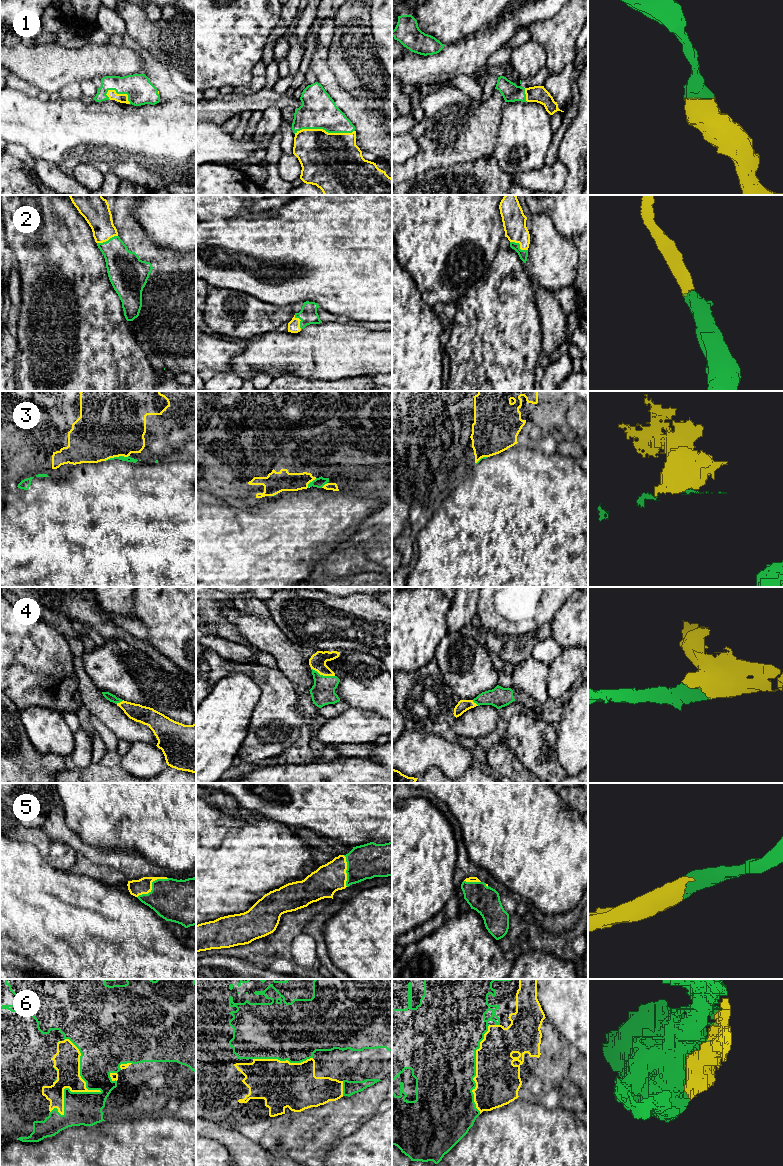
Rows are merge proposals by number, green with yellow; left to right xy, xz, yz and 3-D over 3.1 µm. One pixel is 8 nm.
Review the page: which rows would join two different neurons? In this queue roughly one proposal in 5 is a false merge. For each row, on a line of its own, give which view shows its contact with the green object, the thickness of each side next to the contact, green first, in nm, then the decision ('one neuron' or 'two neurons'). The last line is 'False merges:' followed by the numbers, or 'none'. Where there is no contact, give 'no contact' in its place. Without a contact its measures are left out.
1: xz | 280/440 nm | one neuron
2: yz | 80/190 nm | one neuron
3: xy | 50/480 nm | two neurons
4: xz | 190/140 nm | one neuron
5: xy | 340/130 nm | one neuron
6: xy | 300/200 nm | one neuron
False merges: 3

